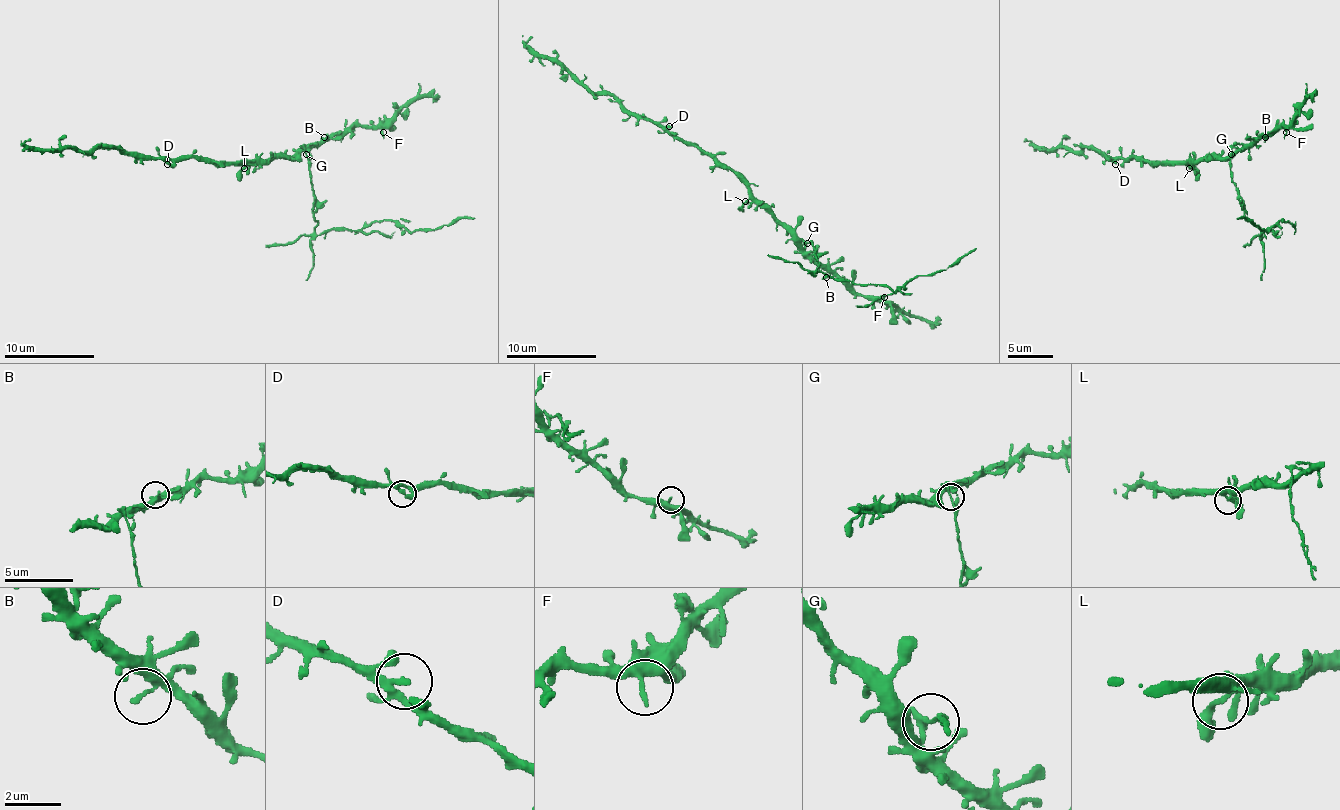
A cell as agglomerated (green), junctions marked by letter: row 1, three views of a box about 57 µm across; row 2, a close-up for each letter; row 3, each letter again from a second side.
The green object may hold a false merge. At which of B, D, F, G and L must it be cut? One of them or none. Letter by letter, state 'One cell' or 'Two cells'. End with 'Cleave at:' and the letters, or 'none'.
B: One cell
D: One cell
F: One cell
G: Two cells
L: One cell
Cleave at: G

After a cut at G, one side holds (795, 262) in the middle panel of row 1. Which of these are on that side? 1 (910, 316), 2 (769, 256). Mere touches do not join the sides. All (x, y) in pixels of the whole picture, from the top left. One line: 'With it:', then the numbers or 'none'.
With it: 2

